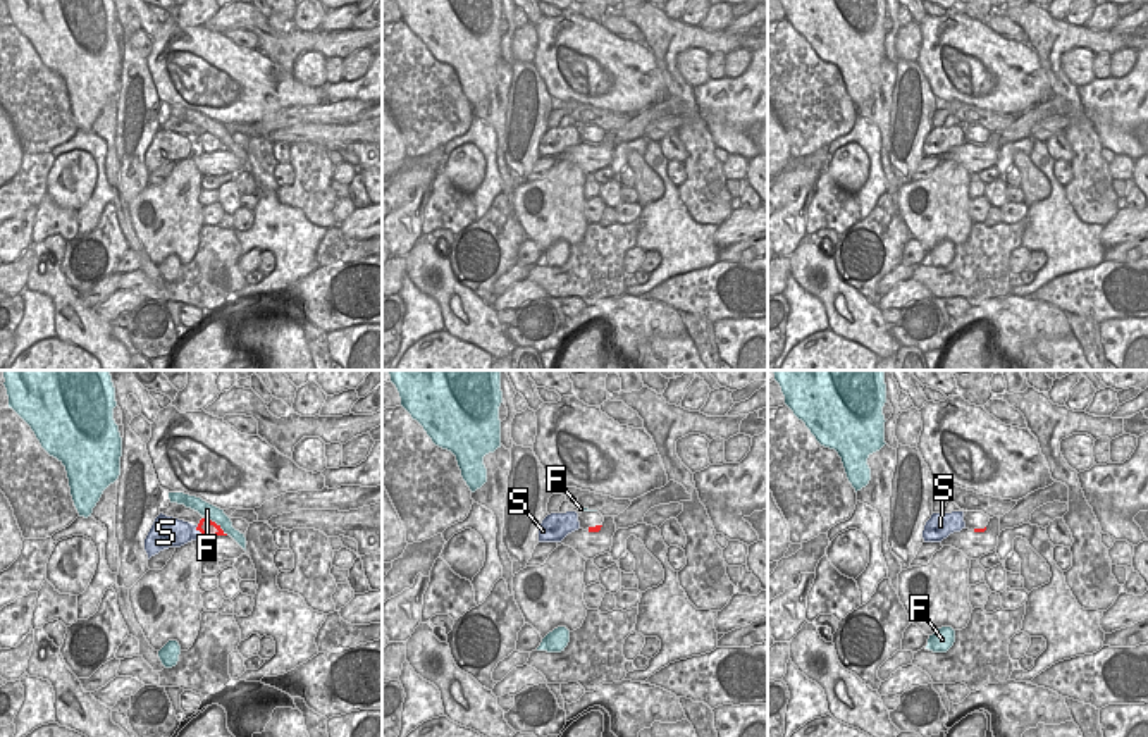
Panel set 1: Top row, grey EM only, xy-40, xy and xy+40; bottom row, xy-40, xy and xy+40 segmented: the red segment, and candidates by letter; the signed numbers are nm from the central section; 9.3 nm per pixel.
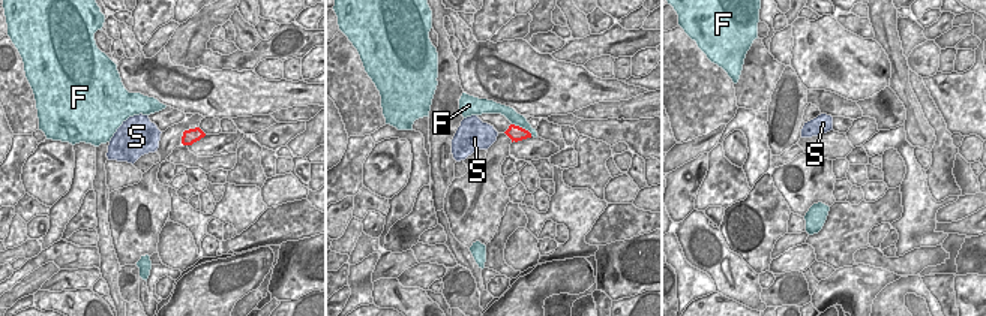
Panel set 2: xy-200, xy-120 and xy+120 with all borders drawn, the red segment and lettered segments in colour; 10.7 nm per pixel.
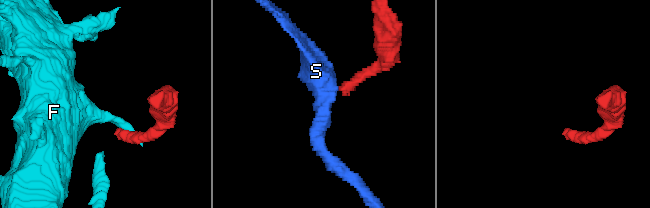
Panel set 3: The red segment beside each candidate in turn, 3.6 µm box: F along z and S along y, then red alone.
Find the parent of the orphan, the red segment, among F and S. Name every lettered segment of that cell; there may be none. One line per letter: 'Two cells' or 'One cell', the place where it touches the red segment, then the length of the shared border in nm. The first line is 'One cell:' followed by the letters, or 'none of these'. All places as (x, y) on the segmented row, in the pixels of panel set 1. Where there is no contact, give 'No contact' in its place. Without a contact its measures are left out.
One cell: none of these
F: Two cells. Touches red at xy-40 (216, 524). Shared border 280 nm
S: Two cells. Touches red at xy-40 (198, 529). Shared border 130 nm

